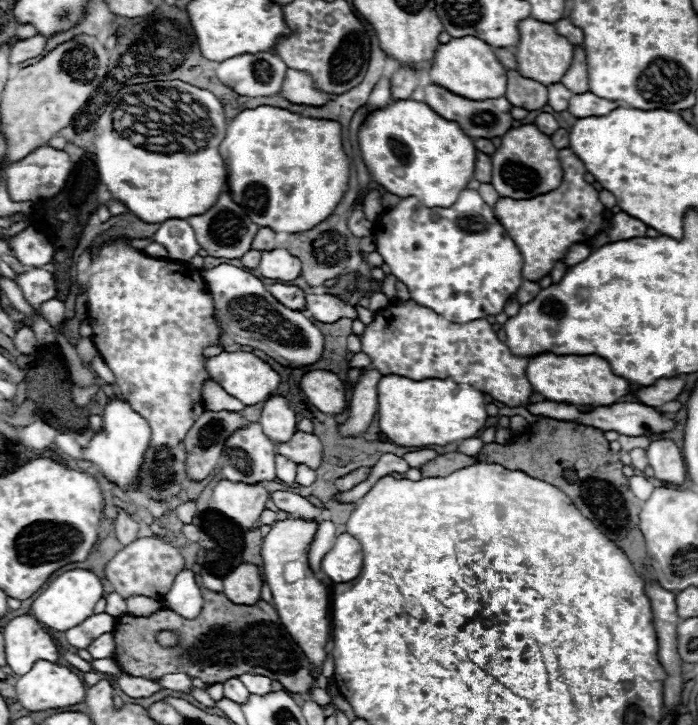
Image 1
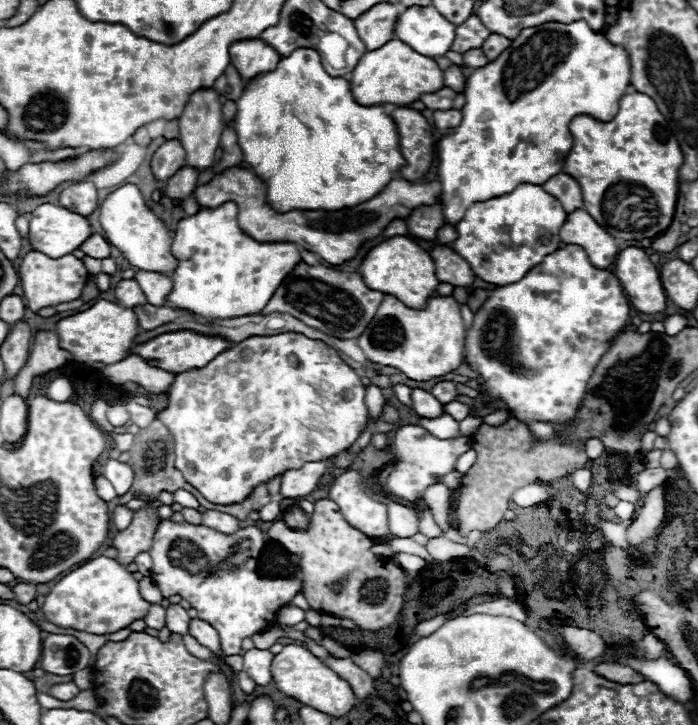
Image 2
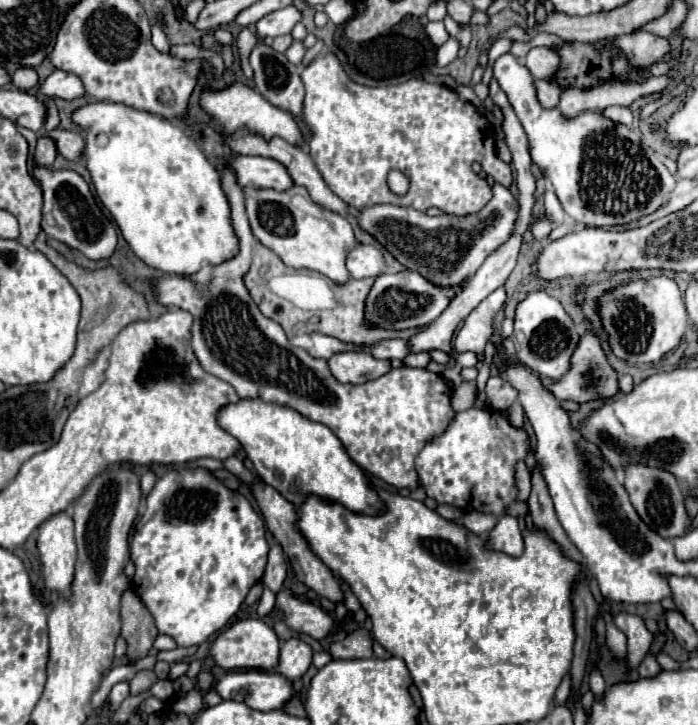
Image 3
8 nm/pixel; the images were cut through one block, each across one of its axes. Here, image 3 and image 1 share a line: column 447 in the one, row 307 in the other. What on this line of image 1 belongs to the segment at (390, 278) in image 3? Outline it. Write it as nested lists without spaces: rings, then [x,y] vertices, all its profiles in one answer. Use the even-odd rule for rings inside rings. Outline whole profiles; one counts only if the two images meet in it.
[[[278,282],[278,284],[268,286],[268,290],[274,298],[278,298],[278,302],[282,302],[290,310],[300,310],[302,312],[306,308],[306,292],[298,286]]]

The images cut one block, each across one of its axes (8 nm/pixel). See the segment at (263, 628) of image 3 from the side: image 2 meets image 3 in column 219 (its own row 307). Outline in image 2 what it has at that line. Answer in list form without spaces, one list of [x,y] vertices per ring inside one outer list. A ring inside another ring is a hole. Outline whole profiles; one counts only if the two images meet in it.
[[[628,246],[620,250],[612,270],[634,308],[644,314],[664,312],[666,292],[660,282],[660,274],[642,248]]]

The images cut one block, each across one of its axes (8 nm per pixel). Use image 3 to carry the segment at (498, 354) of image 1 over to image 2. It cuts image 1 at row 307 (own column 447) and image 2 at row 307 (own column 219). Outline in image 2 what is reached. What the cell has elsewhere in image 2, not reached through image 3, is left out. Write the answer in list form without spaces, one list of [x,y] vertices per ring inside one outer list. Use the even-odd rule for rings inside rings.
[[[300,262],[274,292],[264,308],[264,314],[288,312],[328,336],[358,338],[366,330],[368,322],[374,318],[382,296],[382,292],[370,290],[358,272],[338,272],[322,264],[308,266]]]

